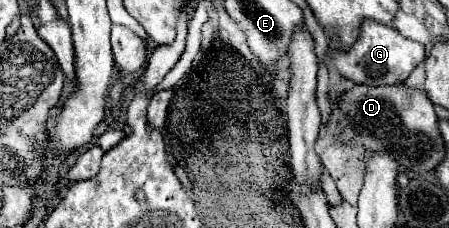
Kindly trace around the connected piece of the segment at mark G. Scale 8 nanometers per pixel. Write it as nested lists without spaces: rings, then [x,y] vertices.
[[[367,19],[361,25],[359,39],[351,51],[343,53],[337,51],[335,45],[331,45],[329,63],[349,81],[353,83],[365,83],[365,85],[397,85],[403,83],[411,71],[425,59],[425,47],[417,41],[405,39],[397,29],[389,25],[381,25],[377,21]]]

